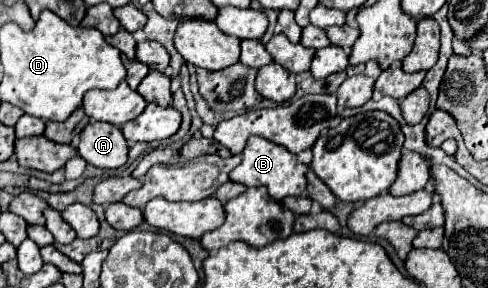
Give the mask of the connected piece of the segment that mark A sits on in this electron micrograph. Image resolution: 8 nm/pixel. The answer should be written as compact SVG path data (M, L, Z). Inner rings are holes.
M90 122L80 132L78 154L96 168L120 168L128 160L128 144L122 130L108 122Z

